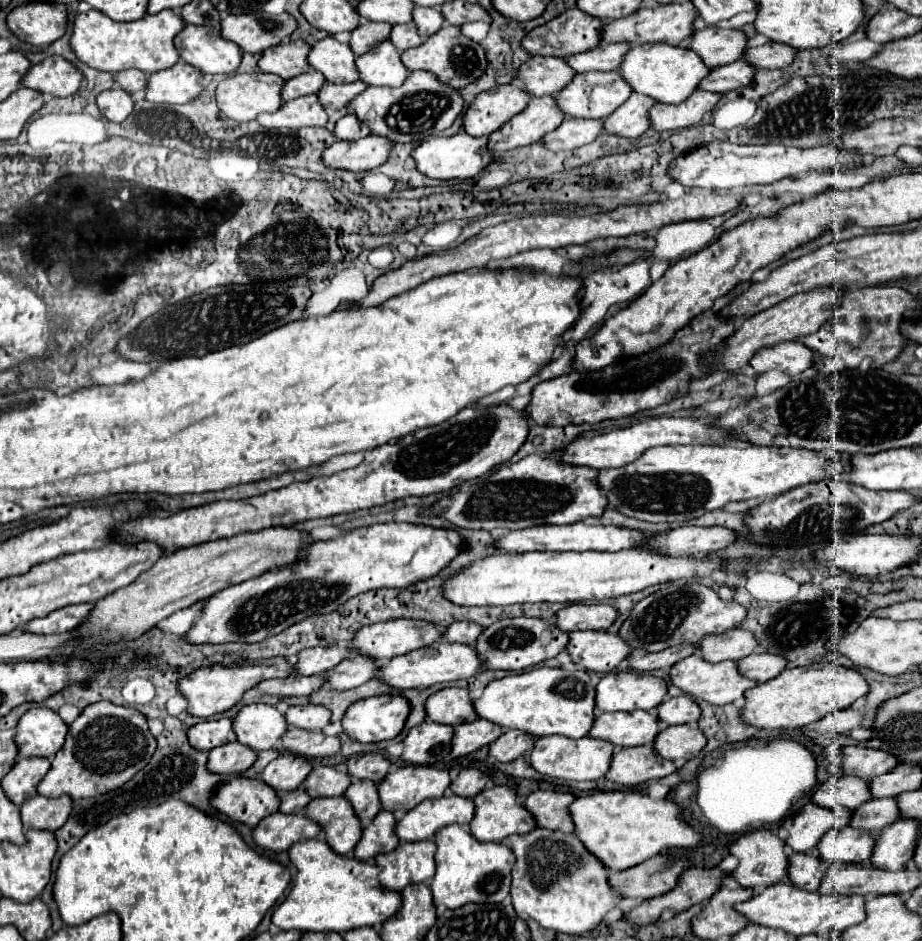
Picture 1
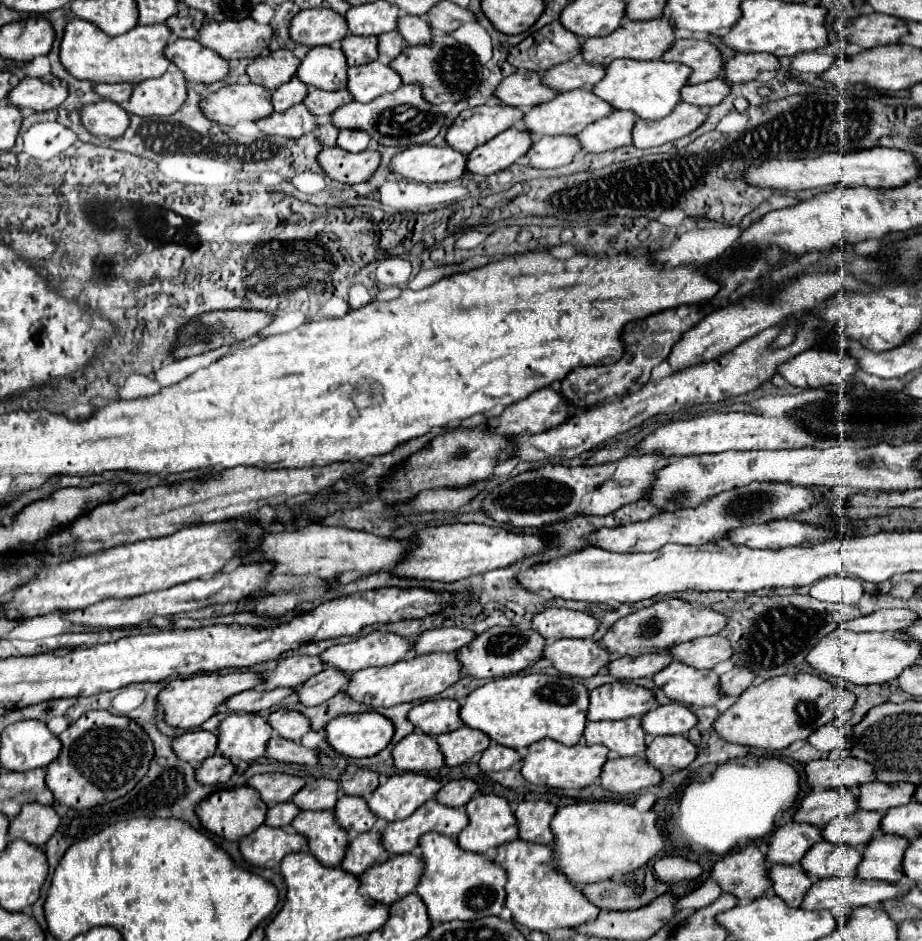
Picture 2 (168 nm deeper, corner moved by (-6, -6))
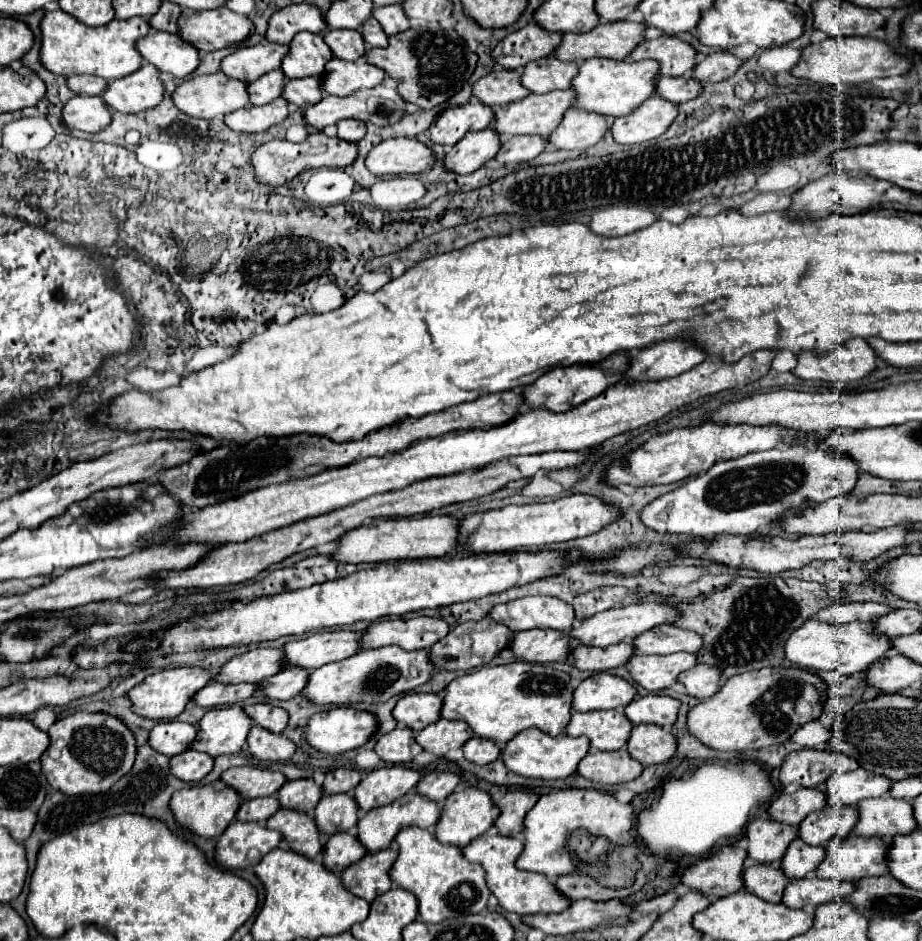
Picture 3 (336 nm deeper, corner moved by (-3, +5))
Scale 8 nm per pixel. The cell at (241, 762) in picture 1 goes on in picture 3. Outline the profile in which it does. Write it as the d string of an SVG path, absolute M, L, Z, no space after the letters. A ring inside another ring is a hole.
M185 750L171 760L171 772L185 782L201 782L213 768L213 758L203 752Z

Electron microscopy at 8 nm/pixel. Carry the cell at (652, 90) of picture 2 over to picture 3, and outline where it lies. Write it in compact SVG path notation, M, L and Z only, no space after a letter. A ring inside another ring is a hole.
M589 58L579 66L579 74L573 80L575 90L575 108L583 108L587 112L605 114L611 118L627 116L633 108L639 108L647 98L655 94L659 78L659 66L655 60L609 60L609 58Z

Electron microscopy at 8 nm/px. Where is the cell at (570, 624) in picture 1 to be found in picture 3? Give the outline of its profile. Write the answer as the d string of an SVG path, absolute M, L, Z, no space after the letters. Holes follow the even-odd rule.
M525 596L495 606L489 616L515 632L531 628L569 630L575 620L575 610L555 596Z

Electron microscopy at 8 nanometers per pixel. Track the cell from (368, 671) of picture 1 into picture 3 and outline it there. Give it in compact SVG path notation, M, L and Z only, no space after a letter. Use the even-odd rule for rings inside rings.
M285 666L279 674L263 680L261 690L273 700L289 700L301 694L301 688L305 688L305 680L309 680L309 672L305 672L305 668Z

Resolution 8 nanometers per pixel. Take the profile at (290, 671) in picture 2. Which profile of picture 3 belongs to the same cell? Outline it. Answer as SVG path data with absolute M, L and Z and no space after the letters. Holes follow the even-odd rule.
M257 648L227 662L215 676L215 680L225 684L239 684L239 682L259 684L261 680L277 674L283 666L285 660L281 660L281 650Z

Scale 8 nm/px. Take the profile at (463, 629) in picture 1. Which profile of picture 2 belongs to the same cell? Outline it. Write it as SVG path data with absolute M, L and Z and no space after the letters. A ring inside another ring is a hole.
M440 627L440 629L428 629L420 633L414 643L410 653L414 655L426 655L426 653L456 653L460 647L468 645L476 635L468 629L458 629L458 627Z

